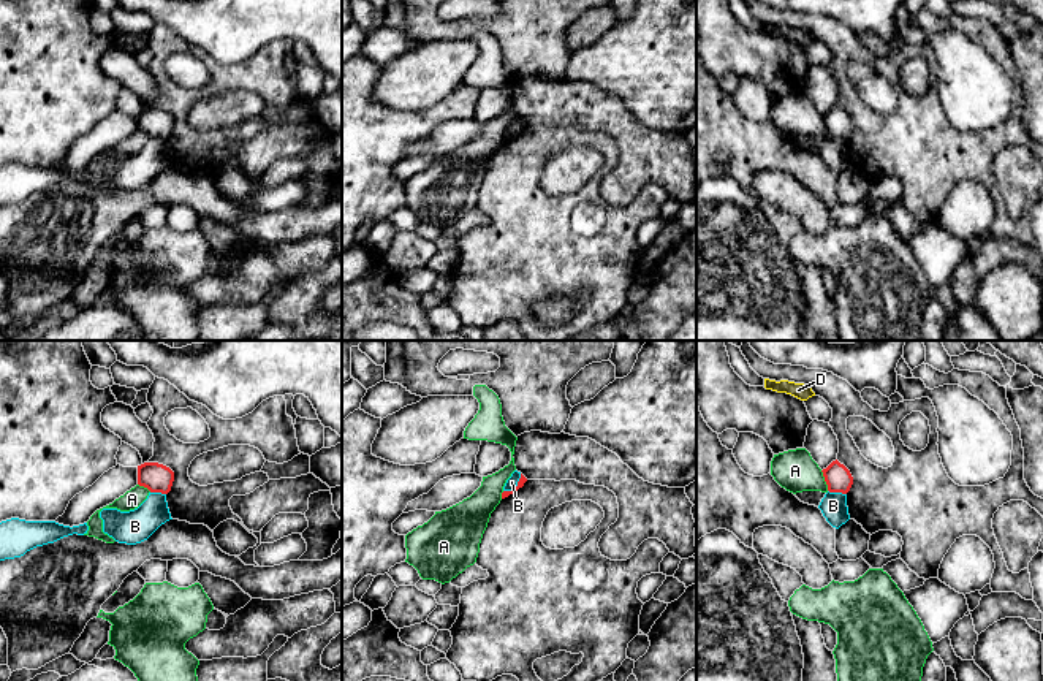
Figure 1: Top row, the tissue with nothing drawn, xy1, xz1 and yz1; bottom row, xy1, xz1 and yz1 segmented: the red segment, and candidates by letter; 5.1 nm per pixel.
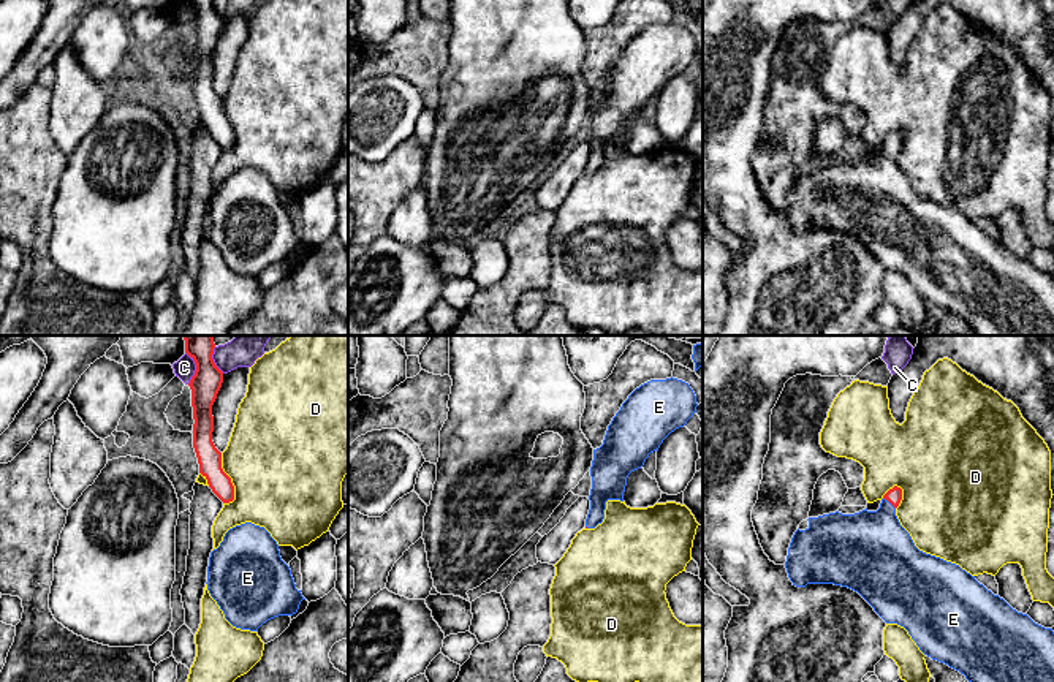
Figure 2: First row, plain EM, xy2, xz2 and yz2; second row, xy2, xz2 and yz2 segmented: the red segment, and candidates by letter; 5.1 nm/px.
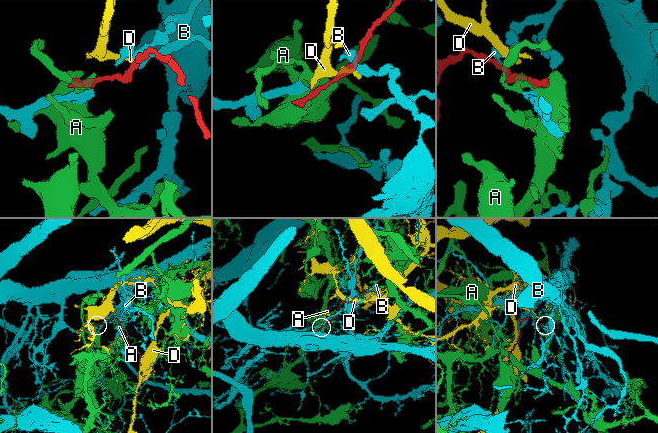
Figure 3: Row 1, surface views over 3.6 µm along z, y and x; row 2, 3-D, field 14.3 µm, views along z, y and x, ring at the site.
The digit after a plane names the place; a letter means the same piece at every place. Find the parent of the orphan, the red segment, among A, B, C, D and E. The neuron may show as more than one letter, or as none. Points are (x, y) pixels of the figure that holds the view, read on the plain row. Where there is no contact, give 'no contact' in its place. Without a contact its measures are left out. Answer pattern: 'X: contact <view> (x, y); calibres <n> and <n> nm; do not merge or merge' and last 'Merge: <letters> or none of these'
A: contact yz1 (825, 125); calibres 140 and 200 nm; do not merge
B: contact xz1 (516, 132); calibres 40 and 60 nm; do not merge
C: contact xy2 (197, 15); calibres 150 and 100 nm; do not merge
D: contact xy2 (230, 124); calibres 120 and 500 nm; do not merge
E: contact yz2 (890, 147); calibres 80 and 380 nm; merge
Merge: E

